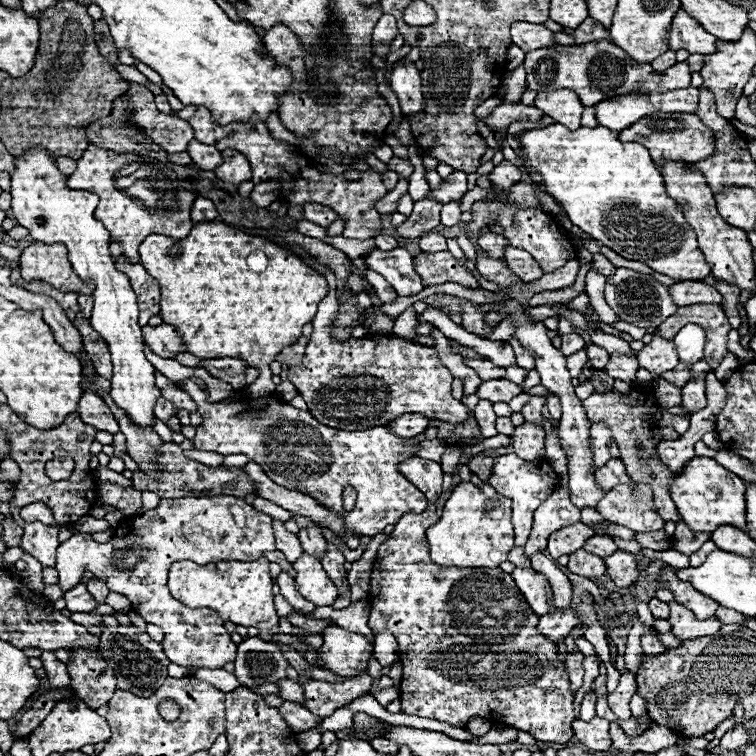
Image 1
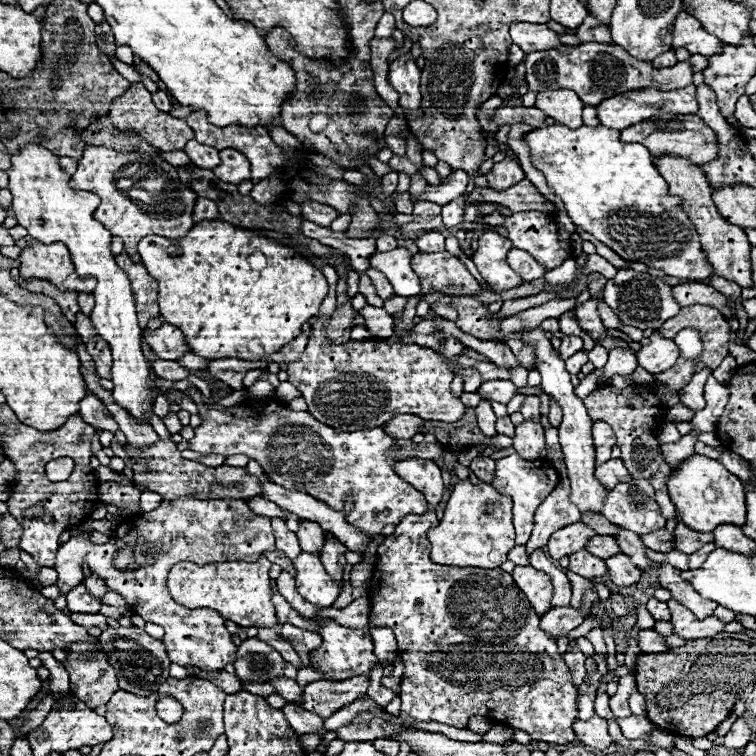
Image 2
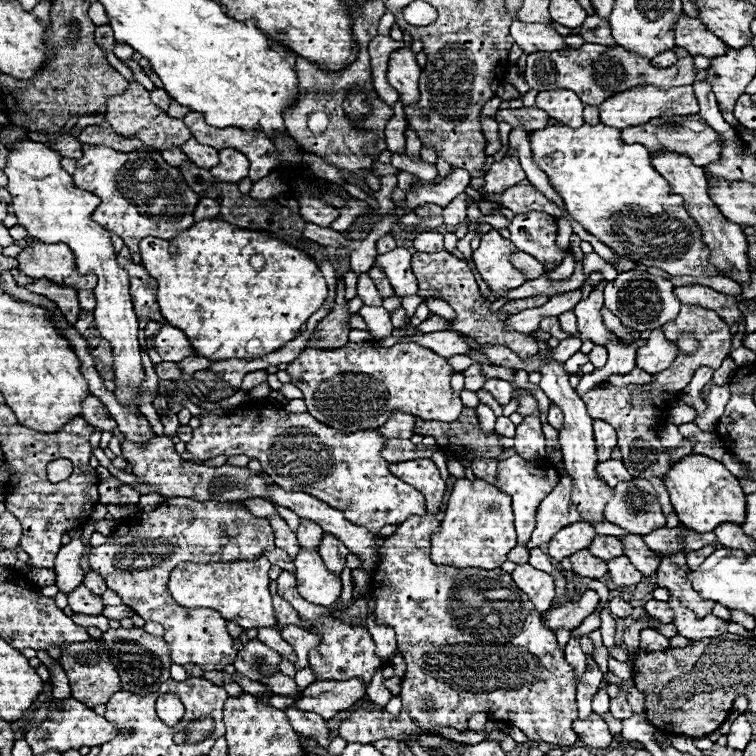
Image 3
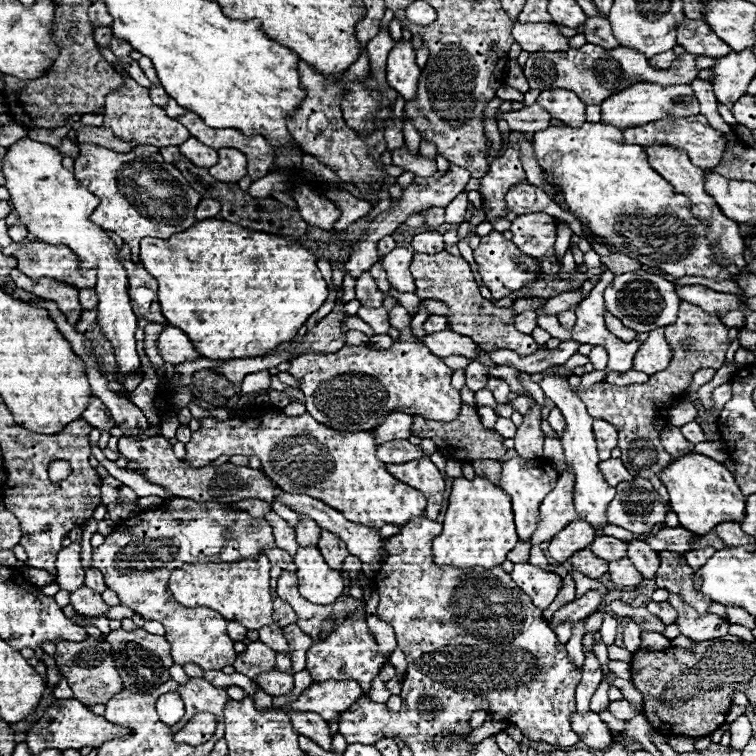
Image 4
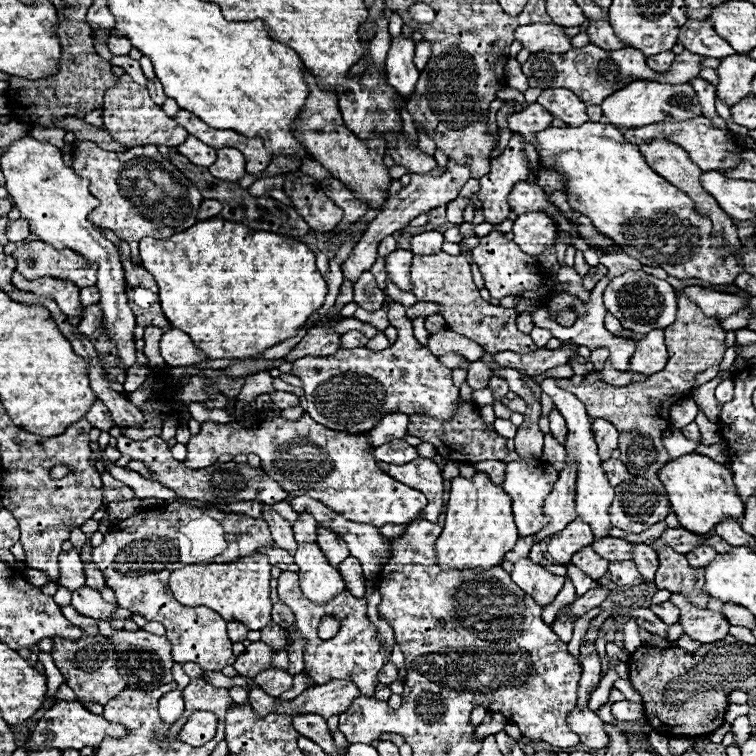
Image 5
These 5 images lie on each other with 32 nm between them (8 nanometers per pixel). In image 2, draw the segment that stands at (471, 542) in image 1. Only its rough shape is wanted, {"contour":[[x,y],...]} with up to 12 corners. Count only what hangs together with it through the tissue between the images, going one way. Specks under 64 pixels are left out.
{"contour":[[460,480],[430,558],[498,568],[516,546],[512,500]]}

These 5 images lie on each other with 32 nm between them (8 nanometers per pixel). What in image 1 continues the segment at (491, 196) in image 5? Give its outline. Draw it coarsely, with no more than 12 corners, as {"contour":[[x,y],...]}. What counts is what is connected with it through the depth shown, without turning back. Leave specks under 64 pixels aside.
{"contour":[[504,160],[488,174],[494,186],[520,182],[518,166]]}

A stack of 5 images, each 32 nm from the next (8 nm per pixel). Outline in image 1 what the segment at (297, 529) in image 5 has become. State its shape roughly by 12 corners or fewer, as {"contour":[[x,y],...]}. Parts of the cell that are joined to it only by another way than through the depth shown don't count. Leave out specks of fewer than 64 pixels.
{"contour":[[300,528],[302,548],[310,556],[326,554],[328,542],[320,528]]}

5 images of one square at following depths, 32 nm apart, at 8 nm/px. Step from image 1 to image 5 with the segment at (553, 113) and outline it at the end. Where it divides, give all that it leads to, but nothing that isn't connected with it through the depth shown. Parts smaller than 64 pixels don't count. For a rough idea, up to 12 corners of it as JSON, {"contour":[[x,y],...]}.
{"contour":[[548,88],[536,102],[568,126],[588,122],[586,104],[566,88]]}

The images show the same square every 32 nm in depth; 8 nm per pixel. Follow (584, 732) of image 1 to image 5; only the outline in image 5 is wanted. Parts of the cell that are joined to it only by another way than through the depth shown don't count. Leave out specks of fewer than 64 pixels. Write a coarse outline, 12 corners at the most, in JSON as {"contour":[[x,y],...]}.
{"contour":[[574,710],[568,726],[590,750],[608,746],[604,722],[592,710]]}

